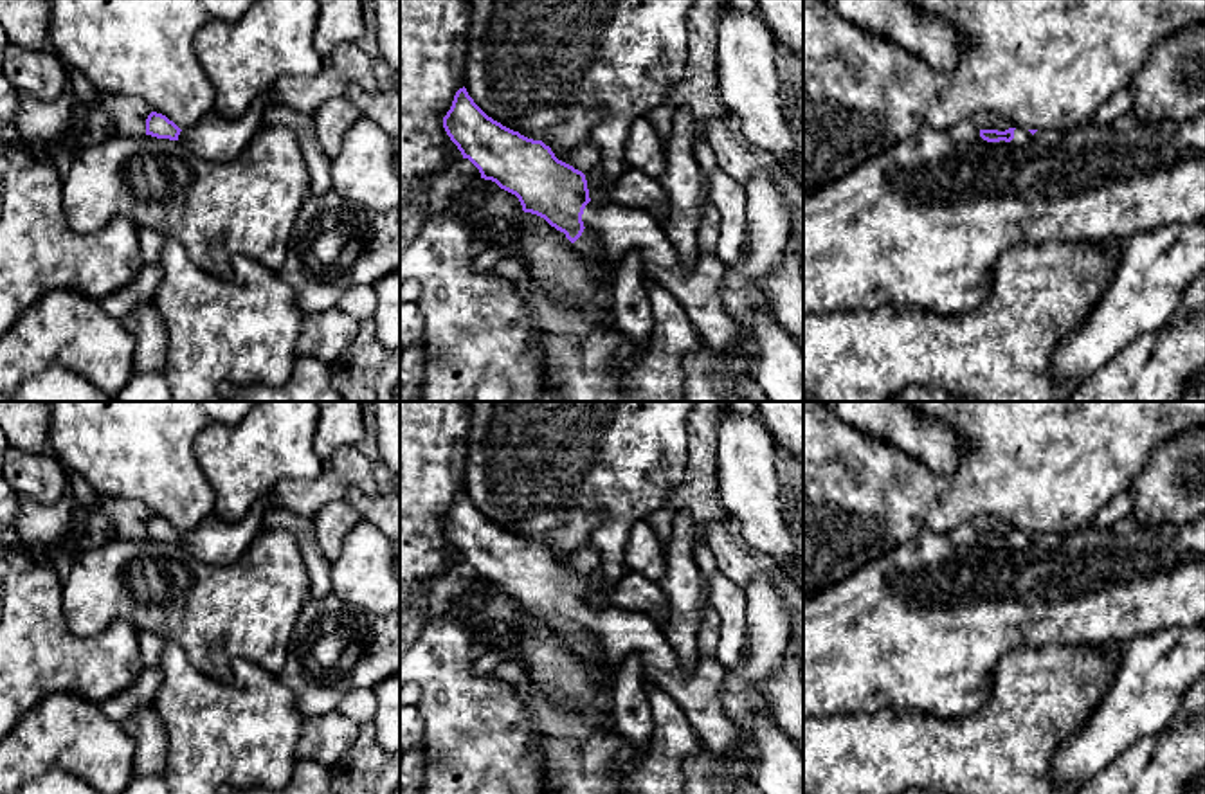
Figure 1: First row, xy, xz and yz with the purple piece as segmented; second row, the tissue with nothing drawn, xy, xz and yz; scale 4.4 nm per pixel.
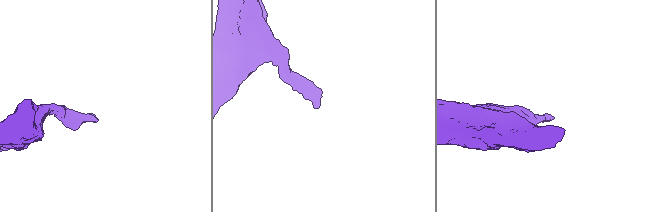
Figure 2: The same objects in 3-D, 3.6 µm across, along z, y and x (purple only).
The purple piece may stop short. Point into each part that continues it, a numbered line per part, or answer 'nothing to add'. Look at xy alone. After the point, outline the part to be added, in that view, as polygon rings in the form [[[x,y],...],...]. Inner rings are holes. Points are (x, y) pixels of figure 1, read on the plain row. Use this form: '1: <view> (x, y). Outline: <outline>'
1: xy (217, 542). Outline: [[[270,493],[258,501],[254,508],[234,524],[229,524],[213,513],[198,528],[182,533],[178,544],[205,564],[227,565],[247,553],[261,533],[263,515],[272,506],[279,504]]]

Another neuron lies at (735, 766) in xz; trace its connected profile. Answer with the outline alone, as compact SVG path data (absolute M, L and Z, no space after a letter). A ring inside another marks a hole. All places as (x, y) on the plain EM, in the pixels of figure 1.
M746 745L738 751L720 754L720 792L738 794L742 781L751 783L749 772L753 769L753 745Z

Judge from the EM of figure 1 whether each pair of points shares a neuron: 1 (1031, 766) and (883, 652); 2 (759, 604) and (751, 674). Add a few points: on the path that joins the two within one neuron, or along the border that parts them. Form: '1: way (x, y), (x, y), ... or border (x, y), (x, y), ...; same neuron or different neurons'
1: border (991, 683), (987, 701), (975, 712), (923, 713); different neurons
2: way (761, 622), (761, 656); same neuron

